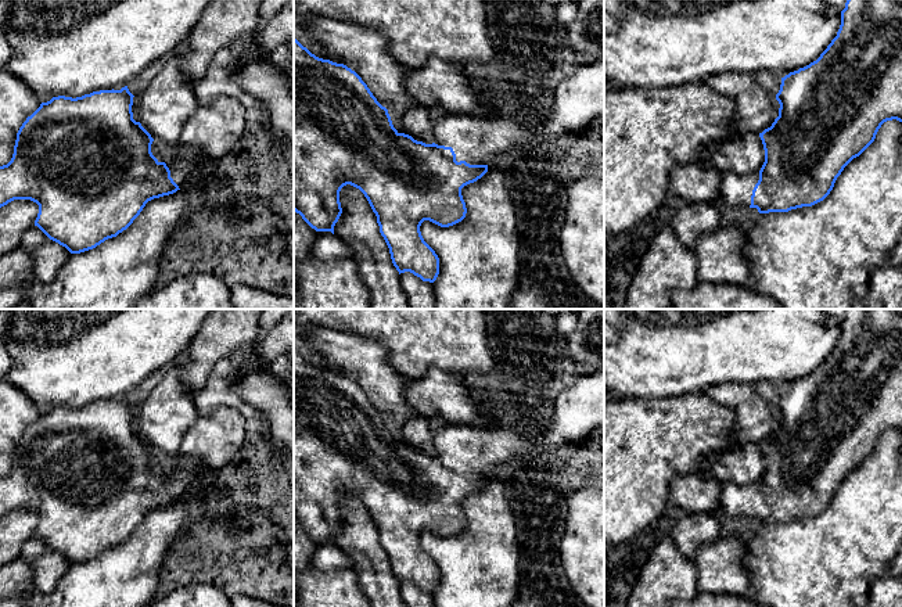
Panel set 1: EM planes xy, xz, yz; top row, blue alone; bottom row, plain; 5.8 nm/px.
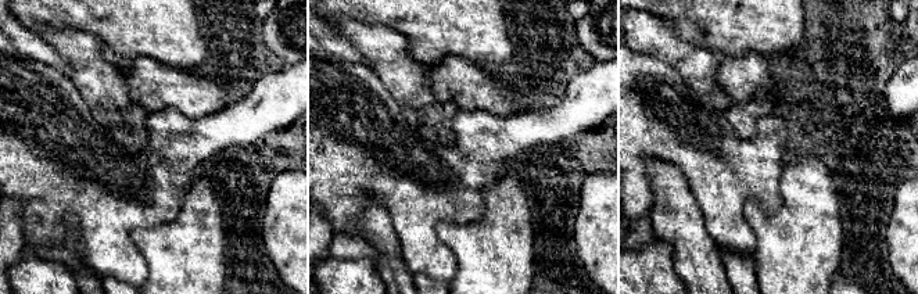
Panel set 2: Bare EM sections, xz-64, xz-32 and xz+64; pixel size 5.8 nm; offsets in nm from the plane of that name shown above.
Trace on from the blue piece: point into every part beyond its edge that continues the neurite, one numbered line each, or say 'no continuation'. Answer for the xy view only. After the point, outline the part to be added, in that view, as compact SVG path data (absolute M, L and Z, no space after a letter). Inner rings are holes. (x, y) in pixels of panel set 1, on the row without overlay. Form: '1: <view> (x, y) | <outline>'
1: xy (182, 477) | M195 461L173 464L165 474L170 481L170 488L179 496L180 500L186 498L193 486L198 471L204 468Z

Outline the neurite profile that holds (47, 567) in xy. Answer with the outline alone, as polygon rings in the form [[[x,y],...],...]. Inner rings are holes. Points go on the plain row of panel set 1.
[[[35,535],[22,545],[21,557],[32,568],[30,590],[42,593],[53,592],[71,565],[65,557],[50,550]]]

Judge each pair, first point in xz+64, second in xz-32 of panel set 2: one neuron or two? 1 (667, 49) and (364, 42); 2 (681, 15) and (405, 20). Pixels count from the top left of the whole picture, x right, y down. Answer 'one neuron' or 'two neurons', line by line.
1: one neuron
2: one neuron

